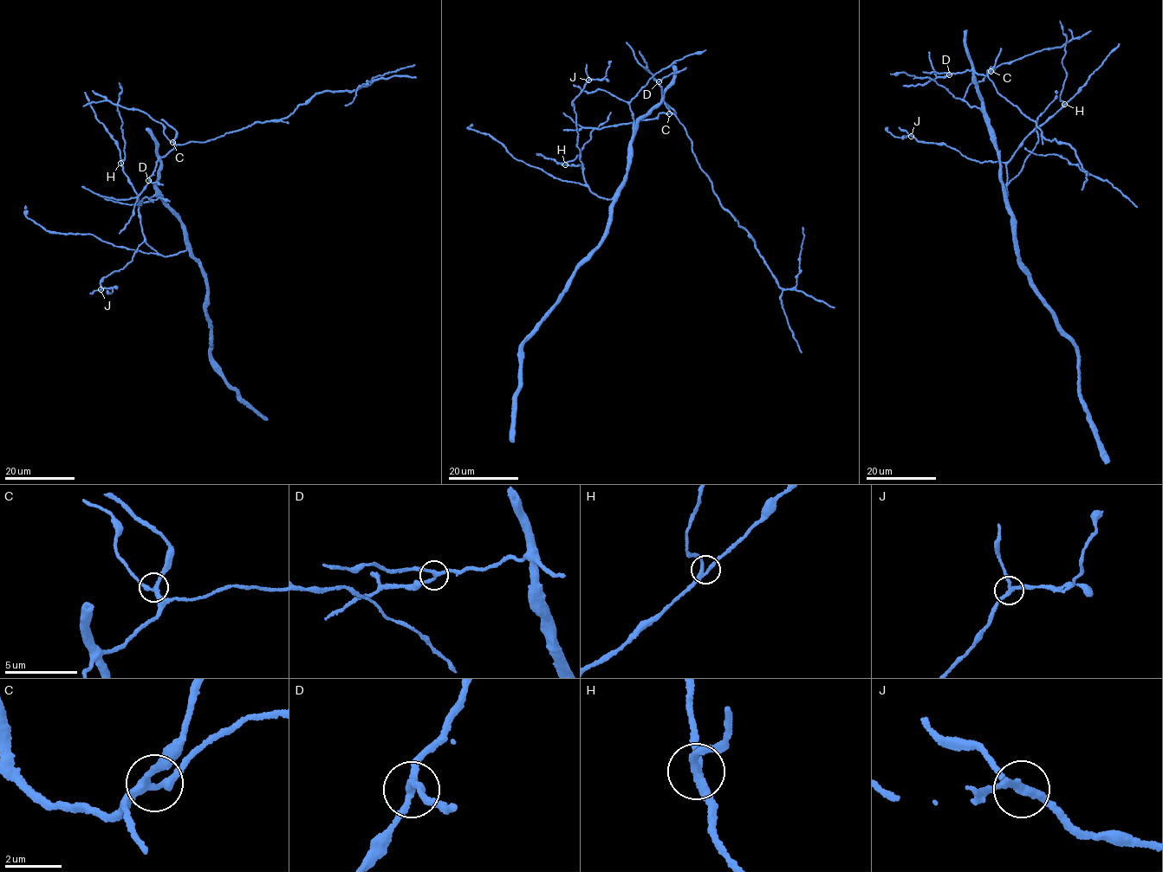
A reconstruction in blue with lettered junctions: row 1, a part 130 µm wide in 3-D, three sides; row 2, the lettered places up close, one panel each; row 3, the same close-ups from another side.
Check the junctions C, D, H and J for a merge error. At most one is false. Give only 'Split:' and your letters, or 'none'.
Split: none

